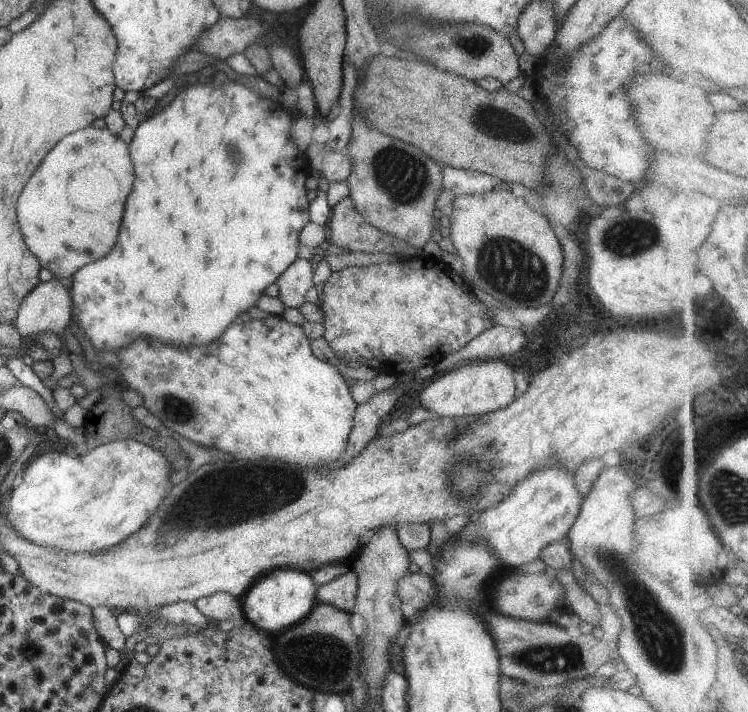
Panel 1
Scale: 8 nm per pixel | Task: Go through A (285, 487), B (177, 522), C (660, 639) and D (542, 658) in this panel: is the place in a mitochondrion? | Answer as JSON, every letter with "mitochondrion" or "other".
{"A":"mitochondrion","B":"mitochondrion","C":"mitochondrion","D":"mitochondrion"}

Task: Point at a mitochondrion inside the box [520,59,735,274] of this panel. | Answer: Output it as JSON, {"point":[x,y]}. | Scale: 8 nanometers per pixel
{"point":[626,238]}

